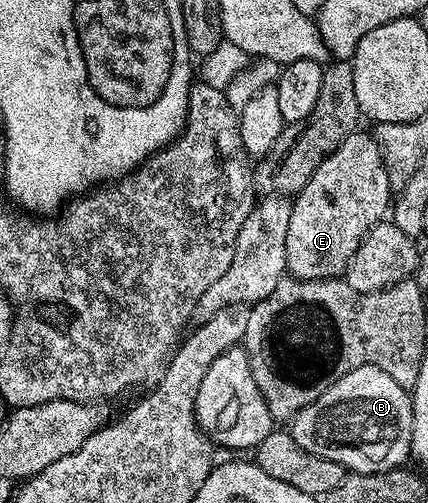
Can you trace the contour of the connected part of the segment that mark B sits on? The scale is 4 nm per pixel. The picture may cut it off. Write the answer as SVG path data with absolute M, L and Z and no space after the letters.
M373 365L358 367L354 371L342 375L342 379L335 381L325 393L318 399L314 399L314 403L310 403L310 407L298 411L298 415L292 418L290 422L290 432L294 443L298 443L298 447L302 447L322 459L330 459L334 463L338 463L345 471L353 473L385 473L391 469L401 468L407 462L404 460L409 460L412 452L412 399L409 390L398 387L398 383L394 383L394 379L390 379L390 375L386 371L382 371Z

